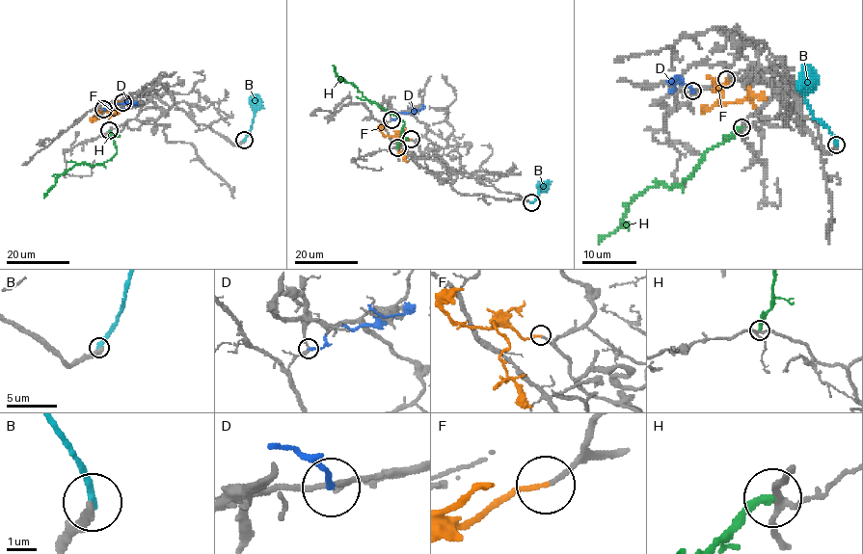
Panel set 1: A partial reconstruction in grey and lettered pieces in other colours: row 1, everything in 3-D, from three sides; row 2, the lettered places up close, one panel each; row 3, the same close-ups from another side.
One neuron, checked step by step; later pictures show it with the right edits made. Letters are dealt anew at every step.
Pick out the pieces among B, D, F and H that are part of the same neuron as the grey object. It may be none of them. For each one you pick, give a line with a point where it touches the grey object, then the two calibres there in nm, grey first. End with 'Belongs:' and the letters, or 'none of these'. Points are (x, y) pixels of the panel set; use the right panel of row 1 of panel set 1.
F: meets grey at (726, 79); 170 nm thick on the grey side, 170 nm on the other
Belongs: F

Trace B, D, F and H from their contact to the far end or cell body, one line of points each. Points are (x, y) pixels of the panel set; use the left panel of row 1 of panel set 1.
B: (243, 140), (255, 116), (256, 95)
D: (103, 109), (109, 104), (132, 102), (122, 109)
F: (122, 102), (107, 109), (108, 116), (120, 113)
H: (109, 130), (116, 153), (102, 164), (75, 165), (57, 177), (43, 197)

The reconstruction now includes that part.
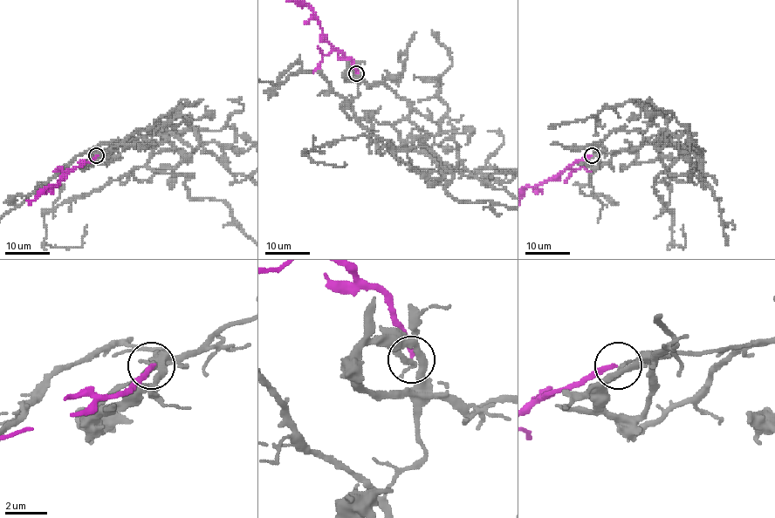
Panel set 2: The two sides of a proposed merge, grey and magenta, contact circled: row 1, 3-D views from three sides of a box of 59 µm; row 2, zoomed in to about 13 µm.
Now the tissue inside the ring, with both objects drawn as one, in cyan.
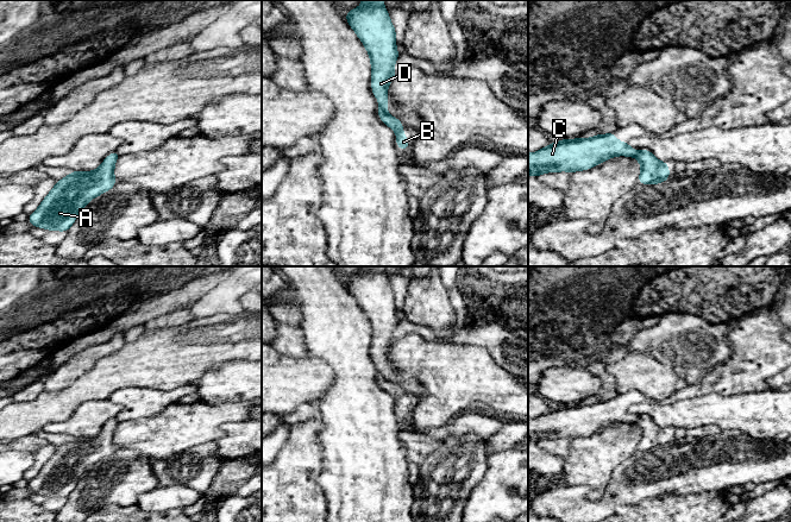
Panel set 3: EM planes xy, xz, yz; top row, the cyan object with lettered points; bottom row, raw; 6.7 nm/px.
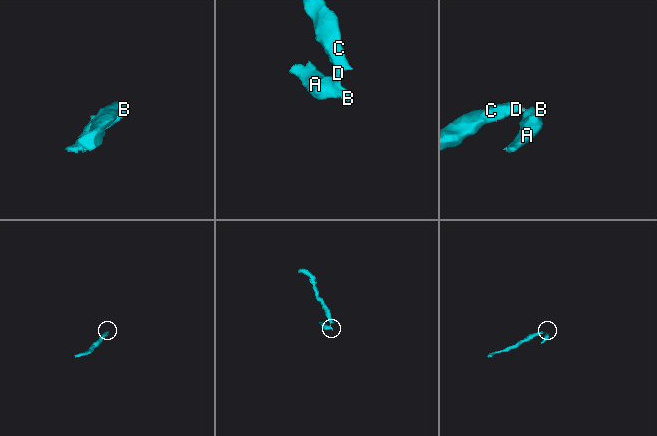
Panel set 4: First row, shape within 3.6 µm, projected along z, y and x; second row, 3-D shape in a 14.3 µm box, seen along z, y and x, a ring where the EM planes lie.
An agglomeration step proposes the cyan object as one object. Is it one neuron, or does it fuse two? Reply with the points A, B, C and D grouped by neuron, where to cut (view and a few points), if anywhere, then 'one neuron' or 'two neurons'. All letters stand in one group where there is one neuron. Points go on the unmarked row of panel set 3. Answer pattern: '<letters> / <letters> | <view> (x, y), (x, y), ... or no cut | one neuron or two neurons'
A B / C D | xz (381, 372), (385, 377) | two neurons

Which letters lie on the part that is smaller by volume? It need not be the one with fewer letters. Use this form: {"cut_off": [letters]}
{"cut_off": ["A", "B"]}

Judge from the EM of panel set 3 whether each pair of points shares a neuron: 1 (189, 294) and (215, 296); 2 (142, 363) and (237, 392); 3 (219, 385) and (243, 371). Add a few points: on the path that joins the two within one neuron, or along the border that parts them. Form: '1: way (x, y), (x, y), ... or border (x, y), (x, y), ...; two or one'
1: border (224, 278), (207, 290), (189, 308); two
2: border (221, 365), (209, 369), (194, 384); two
3: way (225, 384), (231, 383), (237, 377); one

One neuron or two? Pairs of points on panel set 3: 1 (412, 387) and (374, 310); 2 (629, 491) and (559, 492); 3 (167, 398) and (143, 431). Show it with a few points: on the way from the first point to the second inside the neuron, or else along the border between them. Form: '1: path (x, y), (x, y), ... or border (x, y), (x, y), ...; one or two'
1: path (391, 371), (381, 360), (381, 331); one
2: path (611, 501), (606, 507), (577, 507); one
3: border (179, 402), (167, 406), (154, 415), (126, 421); two

